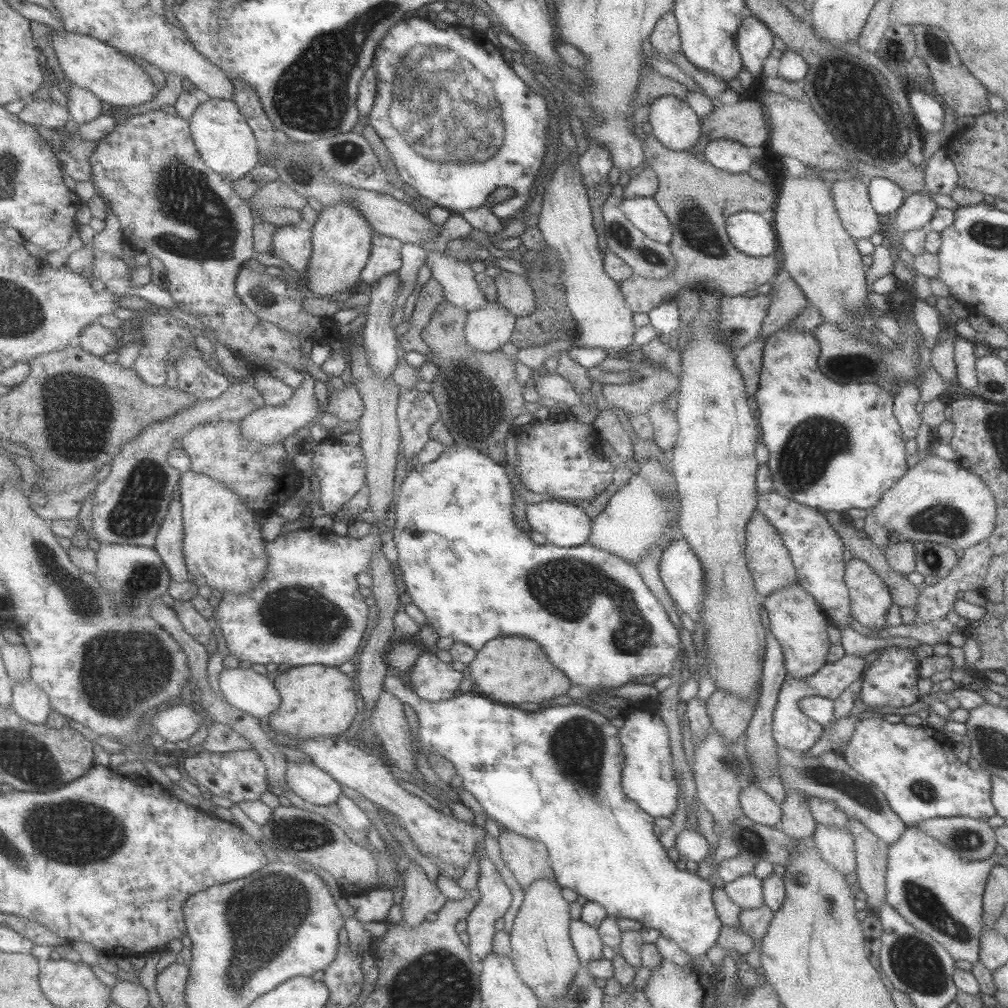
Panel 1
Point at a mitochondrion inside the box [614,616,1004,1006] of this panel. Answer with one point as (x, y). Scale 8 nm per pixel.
(916, 965)

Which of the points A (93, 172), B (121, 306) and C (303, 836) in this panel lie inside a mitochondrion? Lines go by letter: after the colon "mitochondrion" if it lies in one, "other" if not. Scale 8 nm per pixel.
A: other
B: other
C: mitochondrion

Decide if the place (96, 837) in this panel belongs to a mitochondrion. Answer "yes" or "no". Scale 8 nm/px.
yes

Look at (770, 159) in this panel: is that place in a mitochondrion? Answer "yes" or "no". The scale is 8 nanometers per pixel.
no

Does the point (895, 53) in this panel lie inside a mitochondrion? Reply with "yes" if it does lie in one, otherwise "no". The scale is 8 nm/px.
yes

